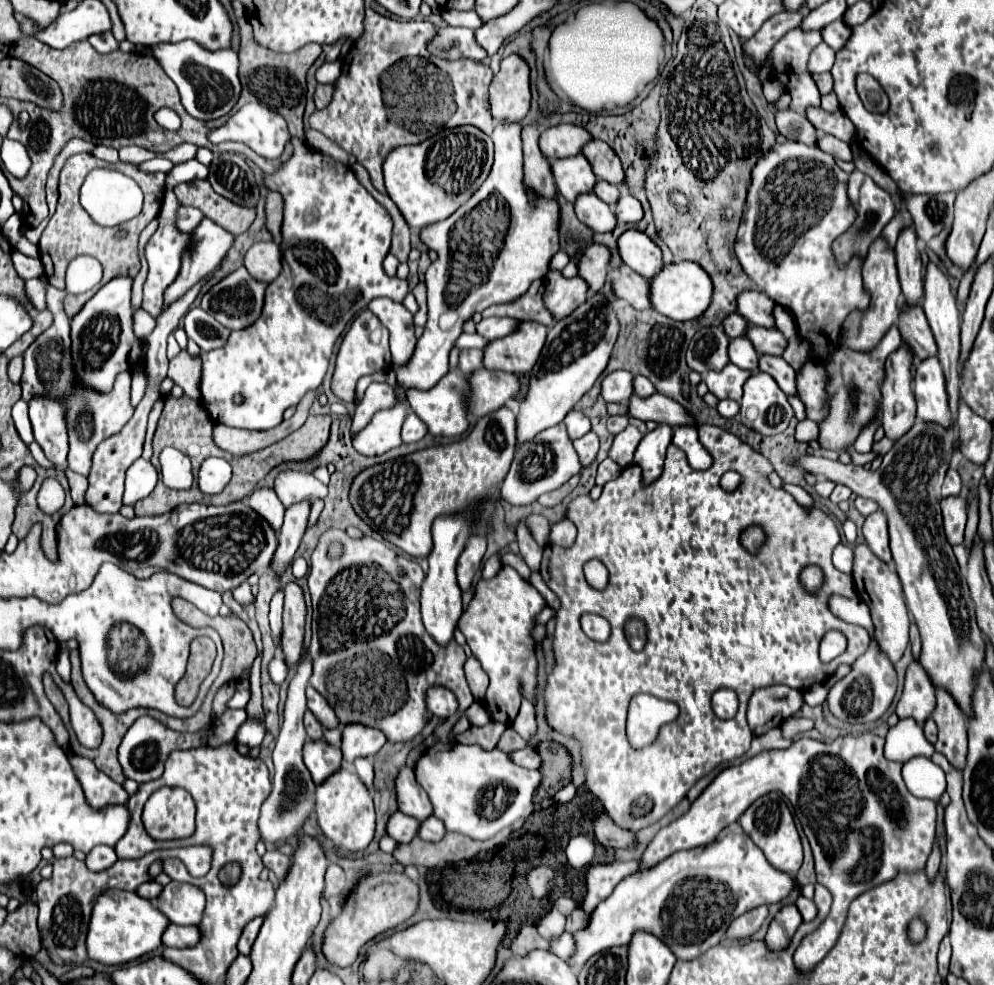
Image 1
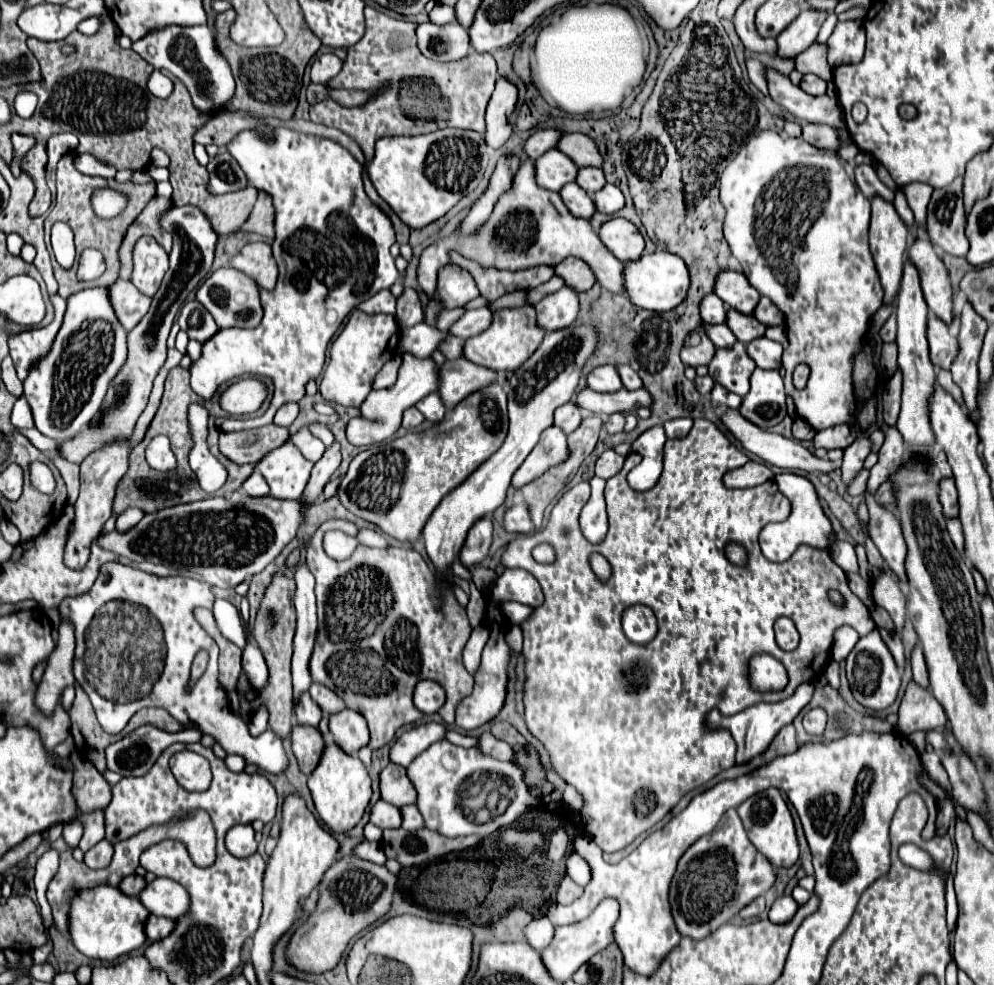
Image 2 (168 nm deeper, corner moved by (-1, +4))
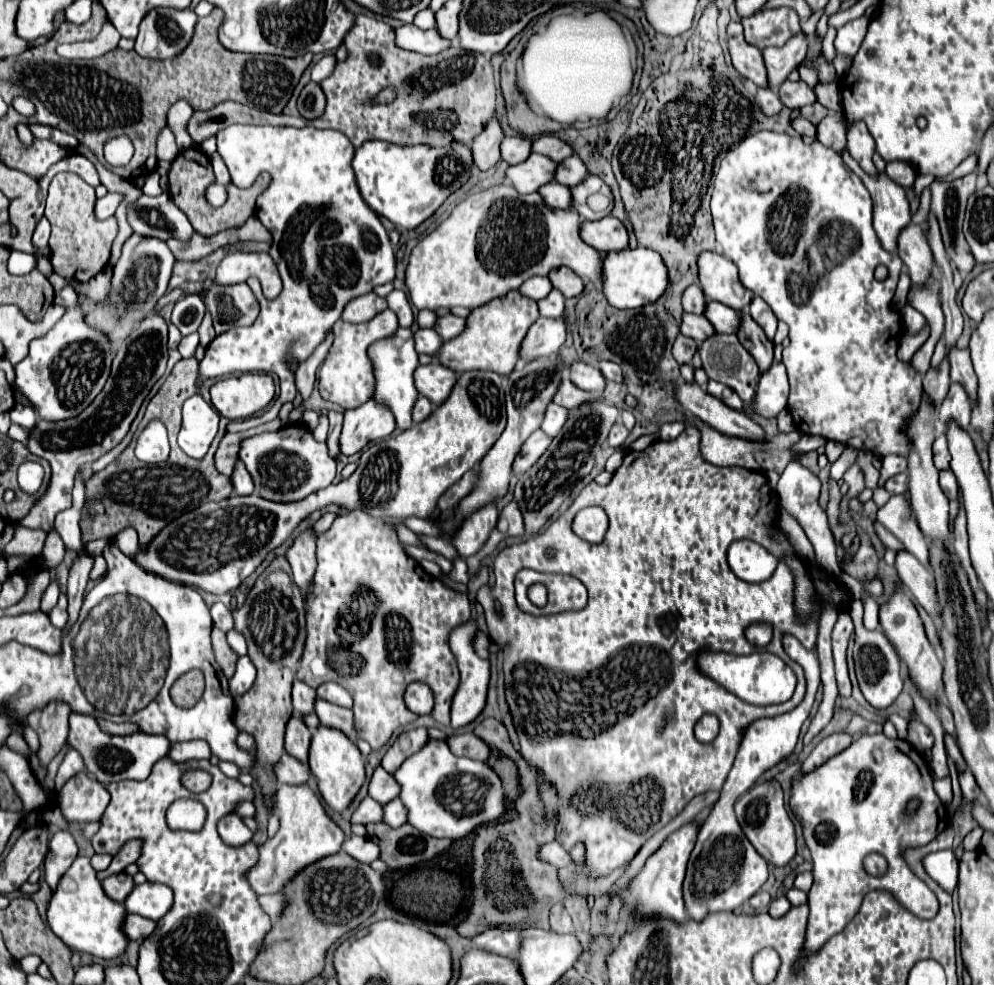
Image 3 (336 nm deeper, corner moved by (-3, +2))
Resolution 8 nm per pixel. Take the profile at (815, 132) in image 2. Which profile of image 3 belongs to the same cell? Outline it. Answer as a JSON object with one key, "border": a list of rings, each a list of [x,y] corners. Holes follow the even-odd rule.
{"border":[[[795,117],[795,119],[791,119],[791,127],[799,133],[799,135],[805,135],[805,137],[815,137],[815,127],[807,121],[807,119],[803,119],[803,117]]]}

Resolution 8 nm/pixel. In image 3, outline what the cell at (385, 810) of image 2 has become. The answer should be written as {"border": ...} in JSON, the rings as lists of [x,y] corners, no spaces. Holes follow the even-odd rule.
{"border":[[[365,797],[351,815],[351,823],[363,823],[363,825],[379,823],[381,819],[383,819],[383,807],[371,797]]]}

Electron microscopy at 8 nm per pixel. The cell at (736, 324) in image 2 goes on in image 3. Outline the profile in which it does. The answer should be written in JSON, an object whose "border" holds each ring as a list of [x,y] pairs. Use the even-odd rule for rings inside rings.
{"border":[[[709,301],[705,303],[705,313],[703,313],[709,323],[715,327],[717,333],[737,333],[739,327],[739,311],[721,305],[719,301]]]}

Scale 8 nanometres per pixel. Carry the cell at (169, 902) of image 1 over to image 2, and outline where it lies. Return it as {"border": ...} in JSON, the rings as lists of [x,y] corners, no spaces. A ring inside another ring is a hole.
{"border":[[[159,877],[149,883],[139,895],[139,899],[149,909],[149,913],[163,915],[169,919],[183,917],[183,913],[187,913],[187,907],[191,905],[187,889],[181,883],[175,883],[173,879],[165,877]]]}

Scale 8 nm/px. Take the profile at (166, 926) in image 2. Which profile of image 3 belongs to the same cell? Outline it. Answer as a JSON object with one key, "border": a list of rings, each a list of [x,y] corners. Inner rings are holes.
{"border":[[[127,913],[123,929],[125,929],[125,935],[129,939],[145,939],[155,931],[155,921],[149,921],[149,919],[141,917],[141,915]]]}

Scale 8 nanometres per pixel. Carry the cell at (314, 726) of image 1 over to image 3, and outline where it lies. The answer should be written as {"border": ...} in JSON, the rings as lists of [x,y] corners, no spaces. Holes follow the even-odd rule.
{"border":[[[295,679],[293,681],[293,709],[303,715],[303,713],[311,713],[313,711],[313,701],[315,701],[315,689],[311,689],[309,685],[305,685],[303,681]]]}

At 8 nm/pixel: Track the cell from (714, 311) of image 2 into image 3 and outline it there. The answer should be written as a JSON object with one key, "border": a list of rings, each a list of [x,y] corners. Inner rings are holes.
{"border":[[[693,283],[685,289],[685,293],[681,295],[681,305],[683,305],[683,311],[687,311],[687,313],[695,313],[695,315],[703,313],[705,295],[701,293],[701,287],[697,283]]]}

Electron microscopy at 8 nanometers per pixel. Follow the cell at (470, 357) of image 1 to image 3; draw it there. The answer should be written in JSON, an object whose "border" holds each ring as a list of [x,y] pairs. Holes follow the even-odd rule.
{"border":[[[417,329],[415,331],[415,345],[417,345],[417,353],[435,355],[437,349],[441,347],[441,337],[433,329]]]}

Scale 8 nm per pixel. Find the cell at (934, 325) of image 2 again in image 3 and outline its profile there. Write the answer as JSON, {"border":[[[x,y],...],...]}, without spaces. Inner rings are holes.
{"border":[[[951,349],[949,363],[951,363],[951,381],[963,385],[971,403],[977,405],[977,375],[971,365],[969,349]]]}

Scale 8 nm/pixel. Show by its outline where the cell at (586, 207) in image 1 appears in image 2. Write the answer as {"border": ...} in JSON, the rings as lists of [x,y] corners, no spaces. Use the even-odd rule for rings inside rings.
{"border":[[[569,183],[567,187],[563,187],[561,191],[563,201],[567,203],[569,211],[575,217],[583,217],[583,219],[591,219],[597,211],[595,211],[595,201],[587,195],[587,191],[583,191],[577,183]]]}

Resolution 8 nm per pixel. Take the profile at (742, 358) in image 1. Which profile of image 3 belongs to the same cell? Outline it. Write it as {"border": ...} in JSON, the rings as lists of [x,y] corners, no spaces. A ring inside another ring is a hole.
{"border":[[[683,313],[683,319],[681,319],[681,335],[693,337],[697,343],[701,343],[707,337],[711,337],[713,333],[715,333],[715,329],[713,329],[713,325],[705,317],[693,315],[693,313]]]}

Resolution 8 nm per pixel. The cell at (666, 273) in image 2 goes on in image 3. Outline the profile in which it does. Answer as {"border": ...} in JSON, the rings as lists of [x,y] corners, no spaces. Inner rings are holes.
{"border":[[[627,247],[617,253],[603,255],[601,283],[603,283],[603,295],[609,301],[609,305],[617,309],[635,309],[655,303],[663,295],[667,287],[667,269],[659,253],[645,247],[635,247],[635,249]]]}

